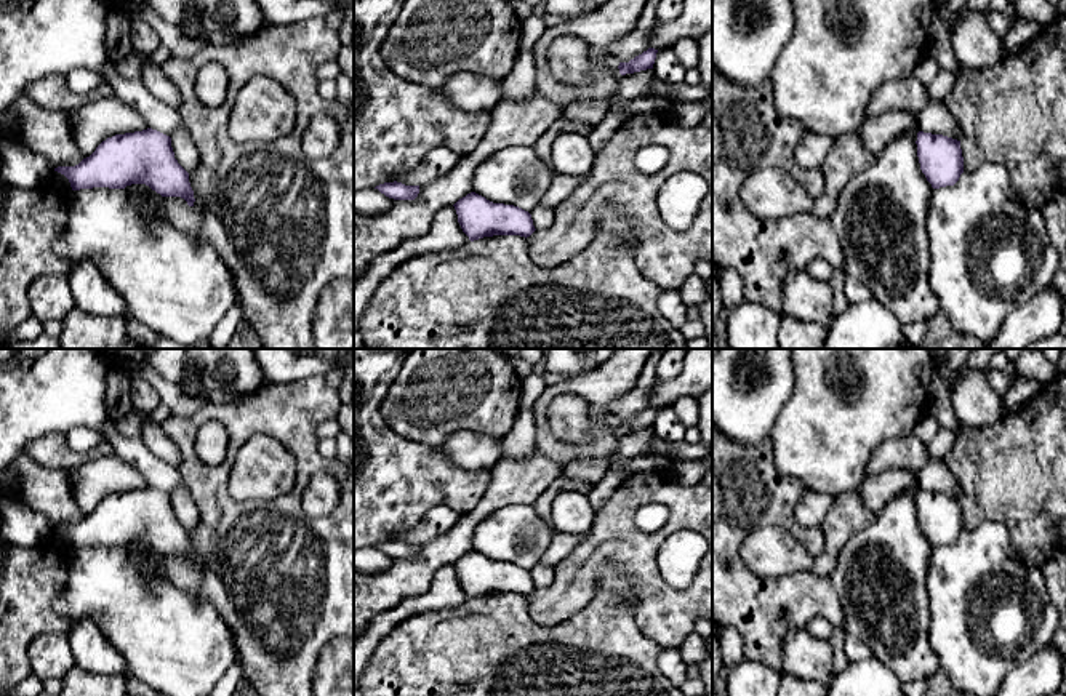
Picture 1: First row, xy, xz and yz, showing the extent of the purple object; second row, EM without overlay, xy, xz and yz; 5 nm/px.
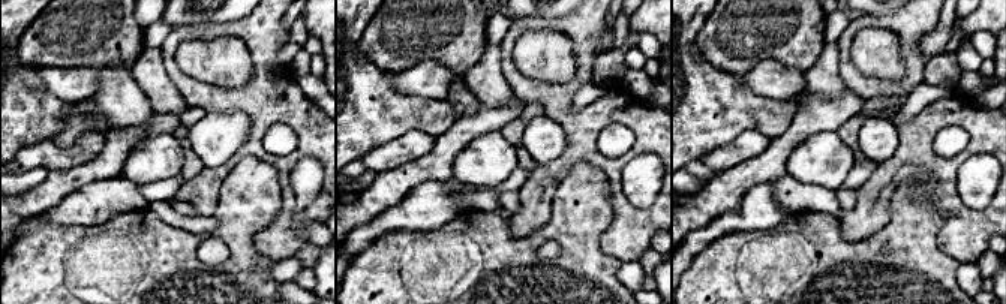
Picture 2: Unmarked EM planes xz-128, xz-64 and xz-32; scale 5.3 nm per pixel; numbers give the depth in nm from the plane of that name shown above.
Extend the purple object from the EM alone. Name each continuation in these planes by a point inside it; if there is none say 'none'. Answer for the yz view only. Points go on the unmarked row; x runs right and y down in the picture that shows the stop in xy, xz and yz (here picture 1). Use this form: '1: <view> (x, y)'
none

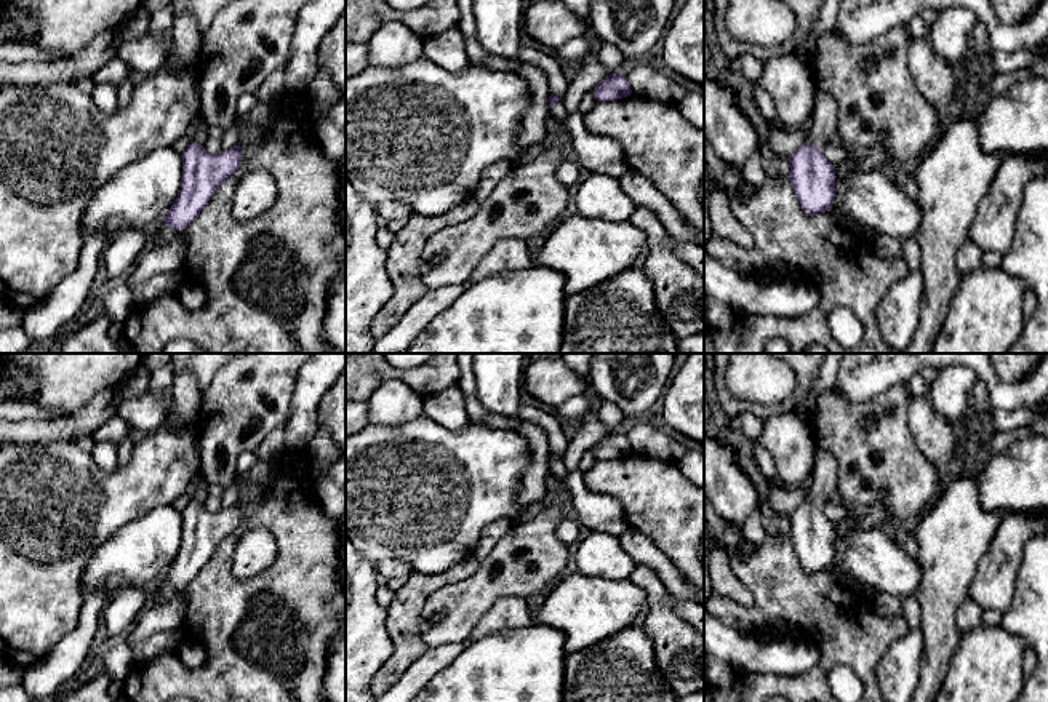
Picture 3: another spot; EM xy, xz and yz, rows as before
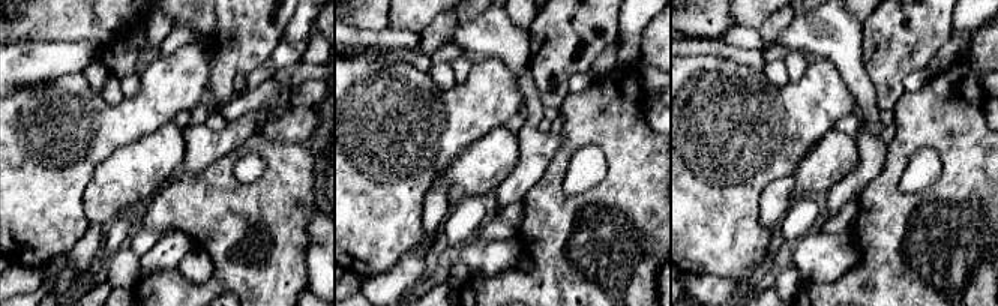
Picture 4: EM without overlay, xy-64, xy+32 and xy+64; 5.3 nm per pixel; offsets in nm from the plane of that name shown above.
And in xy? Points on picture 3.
1: xy (199, 491)

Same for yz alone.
1: yz (821, 488)

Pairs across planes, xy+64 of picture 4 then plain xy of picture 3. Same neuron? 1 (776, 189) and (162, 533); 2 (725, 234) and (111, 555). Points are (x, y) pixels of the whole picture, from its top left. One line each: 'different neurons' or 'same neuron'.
1: different neurons
2: different neurons

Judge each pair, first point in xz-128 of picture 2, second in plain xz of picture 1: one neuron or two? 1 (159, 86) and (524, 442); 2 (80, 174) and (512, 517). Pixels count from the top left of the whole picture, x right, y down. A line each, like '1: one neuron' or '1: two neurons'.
1: one neuron
2: two neurons

